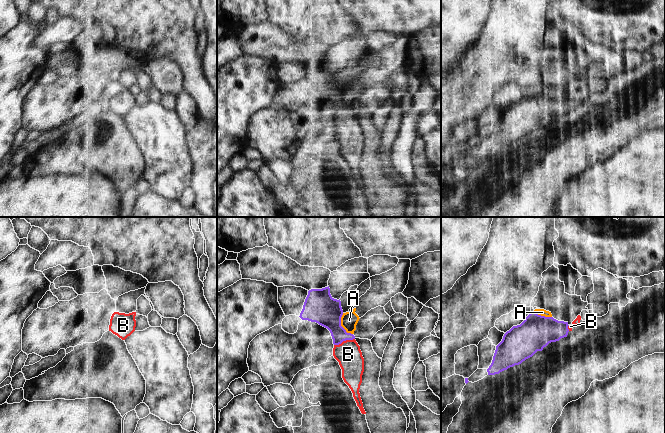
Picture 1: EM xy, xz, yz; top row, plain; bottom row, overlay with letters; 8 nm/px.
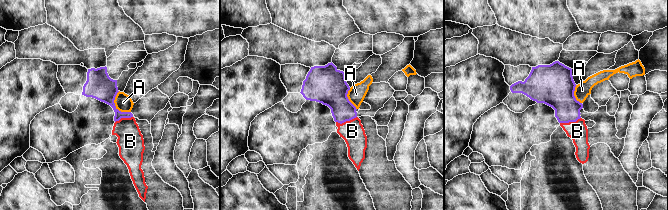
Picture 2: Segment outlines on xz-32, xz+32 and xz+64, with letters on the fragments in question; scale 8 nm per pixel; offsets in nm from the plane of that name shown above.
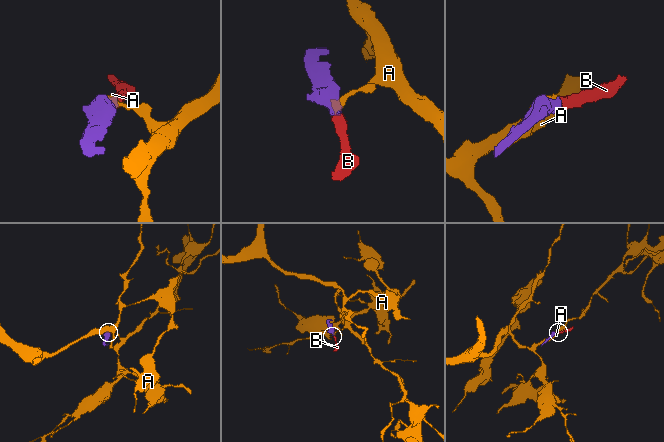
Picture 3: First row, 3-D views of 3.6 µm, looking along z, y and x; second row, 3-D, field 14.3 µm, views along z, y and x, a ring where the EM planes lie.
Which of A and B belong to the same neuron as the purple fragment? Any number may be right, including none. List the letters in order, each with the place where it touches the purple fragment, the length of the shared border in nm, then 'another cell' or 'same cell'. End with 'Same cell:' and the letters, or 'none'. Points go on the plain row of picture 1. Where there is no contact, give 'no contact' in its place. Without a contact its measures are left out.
A: xz (340, 101) | 190 nm | another cell
B: xz (344, 116) | 180 nm | same cell
Same cell: B

